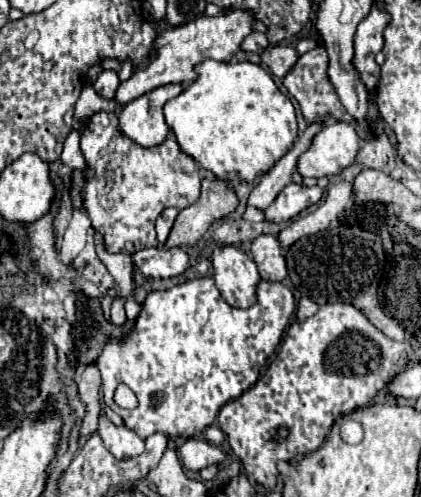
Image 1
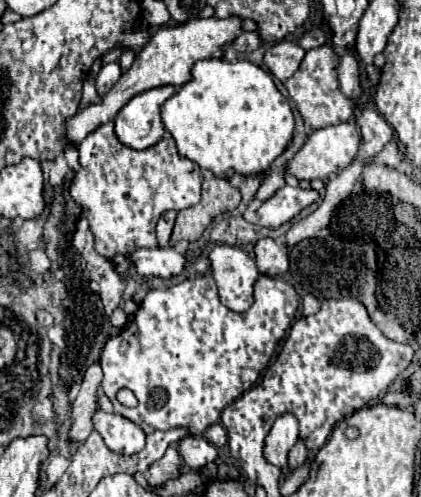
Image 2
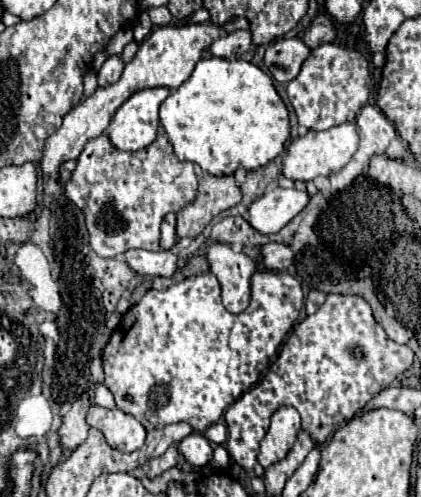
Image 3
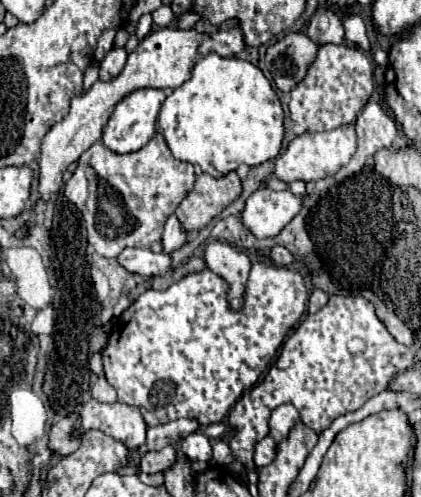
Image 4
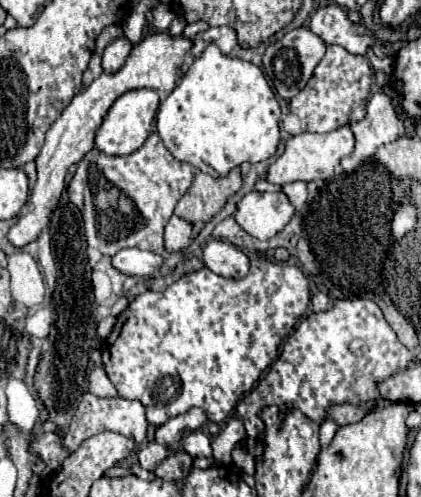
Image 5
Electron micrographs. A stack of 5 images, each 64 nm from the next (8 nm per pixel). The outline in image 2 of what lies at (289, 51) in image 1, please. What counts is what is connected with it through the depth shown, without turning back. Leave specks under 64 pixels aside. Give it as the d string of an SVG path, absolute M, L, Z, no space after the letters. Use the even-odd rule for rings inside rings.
M282 40L272 44L266 54L264 54L264 64L268 66L268 70L280 80L288 80L296 68L300 66L300 60L304 58L306 50L300 48L300 44L290 42L290 40Z

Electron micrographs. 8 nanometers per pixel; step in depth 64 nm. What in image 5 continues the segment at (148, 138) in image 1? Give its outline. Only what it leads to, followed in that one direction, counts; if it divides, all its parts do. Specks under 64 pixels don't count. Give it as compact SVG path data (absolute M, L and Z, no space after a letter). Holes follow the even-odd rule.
M142 88L142 90L124 92L122 96L116 98L116 102L110 106L108 114L104 116L104 120L96 132L96 138L94 138L94 146L108 156L128 156L128 154L136 152L150 134L150 122L152 122L152 116L154 116L158 104L160 104L160 96L154 90Z

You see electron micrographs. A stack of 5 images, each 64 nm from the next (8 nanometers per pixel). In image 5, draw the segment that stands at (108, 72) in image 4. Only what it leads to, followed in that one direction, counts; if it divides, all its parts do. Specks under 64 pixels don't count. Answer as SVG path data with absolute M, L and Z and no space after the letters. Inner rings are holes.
M124 34L118 36L114 42L110 42L102 54L104 72L116 72L124 64L130 50L132 50L132 42Z

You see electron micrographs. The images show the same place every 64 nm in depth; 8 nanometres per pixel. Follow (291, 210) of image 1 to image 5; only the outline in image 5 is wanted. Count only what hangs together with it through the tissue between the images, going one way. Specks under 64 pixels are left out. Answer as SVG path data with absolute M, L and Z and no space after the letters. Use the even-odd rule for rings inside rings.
M250 192L238 204L234 220L242 230L258 240L268 240L292 218L294 208L282 192Z

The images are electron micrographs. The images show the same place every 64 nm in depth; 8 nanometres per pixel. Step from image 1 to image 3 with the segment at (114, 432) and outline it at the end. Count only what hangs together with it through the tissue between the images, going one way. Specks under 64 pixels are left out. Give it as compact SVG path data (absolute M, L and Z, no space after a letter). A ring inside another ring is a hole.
M92 404L88 408L86 422L88 426L98 428L106 436L108 444L122 452L134 452L144 446L146 440L144 426L134 416L128 416L128 412L120 408L108 410Z

